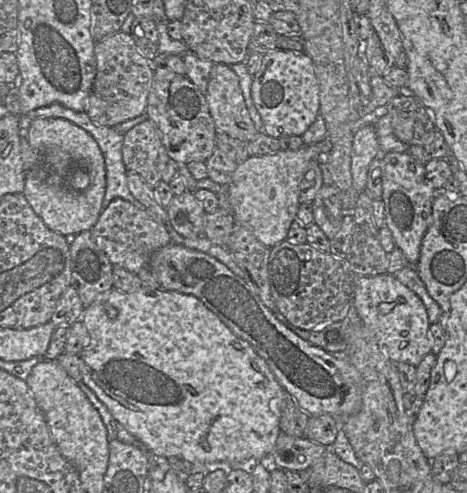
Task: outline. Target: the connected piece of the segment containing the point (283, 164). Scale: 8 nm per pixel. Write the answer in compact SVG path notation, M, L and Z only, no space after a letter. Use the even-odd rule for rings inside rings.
M326 136L320 142L304 145L298 150L252 156L239 164L228 184L228 196L234 223L252 233L262 244L272 248L286 240L289 228L299 208L299 183L302 173L312 159L324 158L332 142Z

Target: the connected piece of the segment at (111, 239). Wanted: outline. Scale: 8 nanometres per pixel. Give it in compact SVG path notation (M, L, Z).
M115 198L102 210L100 216L91 229L97 246L102 250L111 264L115 267L122 267L125 270L138 274L142 268L148 267L151 255L158 249L172 243L164 224L147 210L137 209L130 202Z

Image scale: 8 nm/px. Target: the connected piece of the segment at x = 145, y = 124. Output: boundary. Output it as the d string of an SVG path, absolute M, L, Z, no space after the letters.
M147 119L124 134L122 160L127 171L140 175L152 189L162 180L170 158L154 123Z

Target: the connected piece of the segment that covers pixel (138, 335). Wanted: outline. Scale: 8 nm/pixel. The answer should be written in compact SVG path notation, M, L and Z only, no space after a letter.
M141 287L133 292L123 293L115 288L101 293L94 302L83 310L82 320L89 334L89 343L79 354L81 358L82 382L90 388L107 407L111 415L149 453L167 459L182 459L189 462L225 462L238 464L255 458L262 460L270 455L275 447L280 429L280 404L285 389L272 374L267 363L245 340L237 337L221 319L208 309L197 297L176 291Z

